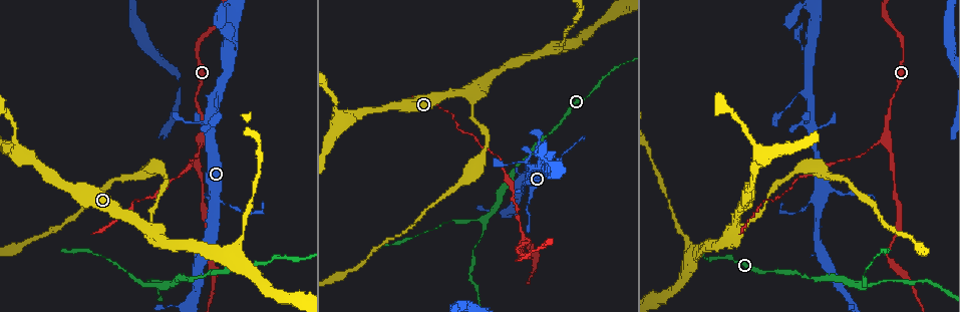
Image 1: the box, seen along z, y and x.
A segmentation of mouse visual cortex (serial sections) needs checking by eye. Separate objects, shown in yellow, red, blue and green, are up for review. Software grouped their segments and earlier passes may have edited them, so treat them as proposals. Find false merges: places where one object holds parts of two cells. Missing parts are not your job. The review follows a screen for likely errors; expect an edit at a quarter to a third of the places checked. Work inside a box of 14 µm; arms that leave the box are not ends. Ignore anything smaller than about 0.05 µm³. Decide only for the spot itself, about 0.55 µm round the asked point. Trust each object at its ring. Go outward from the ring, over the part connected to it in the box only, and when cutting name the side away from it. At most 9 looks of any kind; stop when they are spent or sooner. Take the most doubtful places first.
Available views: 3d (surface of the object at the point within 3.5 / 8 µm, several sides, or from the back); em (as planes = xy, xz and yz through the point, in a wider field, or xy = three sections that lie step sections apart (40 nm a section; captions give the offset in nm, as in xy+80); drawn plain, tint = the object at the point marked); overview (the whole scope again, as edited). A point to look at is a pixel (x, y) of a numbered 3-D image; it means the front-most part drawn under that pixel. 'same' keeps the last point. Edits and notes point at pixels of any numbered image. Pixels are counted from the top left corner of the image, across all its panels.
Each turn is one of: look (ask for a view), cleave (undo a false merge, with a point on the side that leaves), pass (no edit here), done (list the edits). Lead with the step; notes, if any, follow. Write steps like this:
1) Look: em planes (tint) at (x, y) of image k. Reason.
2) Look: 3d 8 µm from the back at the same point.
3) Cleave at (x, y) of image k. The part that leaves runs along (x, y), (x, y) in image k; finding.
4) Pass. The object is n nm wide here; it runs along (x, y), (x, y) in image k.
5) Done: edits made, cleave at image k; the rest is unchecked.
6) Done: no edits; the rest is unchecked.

Look: 3d 3.5 µm at (864, 280) of image 1. Sudden change in width.

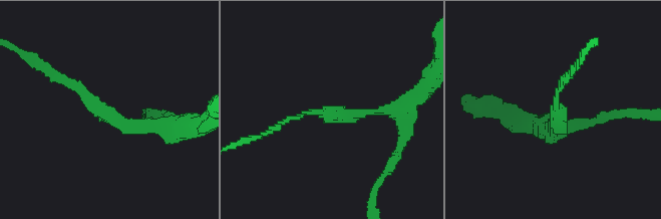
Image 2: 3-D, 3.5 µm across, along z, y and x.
Look: em xy step 5 (tint) at (322, 112) of image 2. The arms are 100, 150 nm wide.

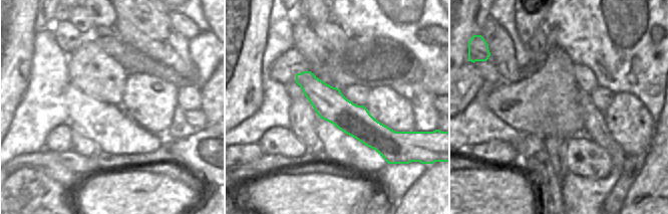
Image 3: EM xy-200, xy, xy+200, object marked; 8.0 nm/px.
Pass. It runs along (298, 76), (338, 111), (394, 141) in image 3; continuous, no second cell.

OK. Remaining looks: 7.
Look: 3d 3.5 µm at (474, 101) of image 1. Three arms meet.

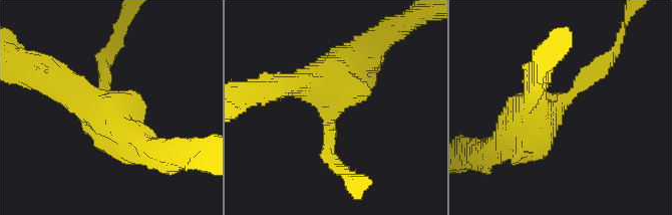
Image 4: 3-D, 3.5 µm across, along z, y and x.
Look: em planes (tint) at (336, 107) of image 4. Shape alone is not enough.

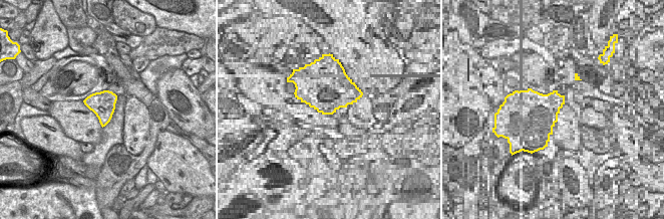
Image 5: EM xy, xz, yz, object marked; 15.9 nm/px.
Pass. It runs along (274, 87), (332, 89), (329, 139) in image 4; one cell here.

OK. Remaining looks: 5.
Look: 3d 8 µm from the back at (556, 46) of image 1.

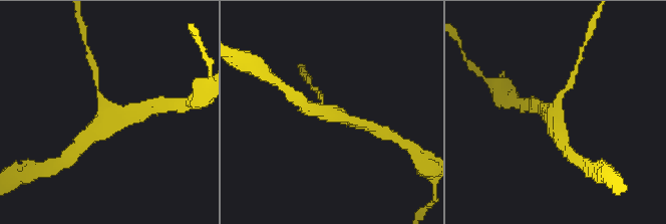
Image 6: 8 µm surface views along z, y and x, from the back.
Look: em xy step 5 (tint) at (103, 114) of image 6.

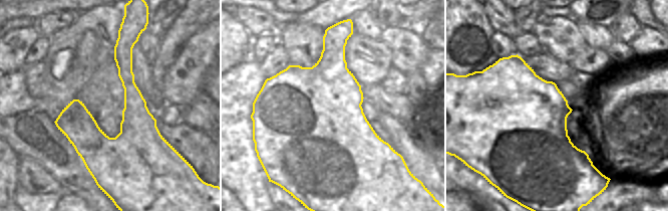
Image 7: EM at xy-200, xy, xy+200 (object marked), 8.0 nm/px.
Pass. The object is 900 nm wide here; it runs along (58, 124), (94, 144), (160, 139) in image 7; one cell here.

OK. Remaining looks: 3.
Look: 3d 3.5 µm at (882, 138) of image 1. Narrows sharply.

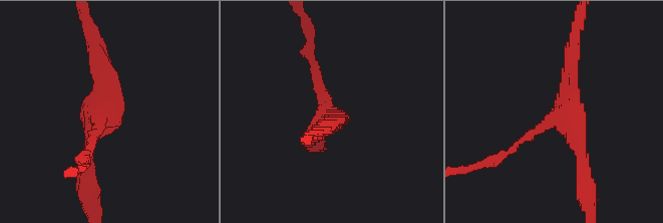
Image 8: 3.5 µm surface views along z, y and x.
Look: em xy step 5 (tint) at (327, 116) of image 8. 3 arms meet here; the arms are 150, 200, 250 nm wide.

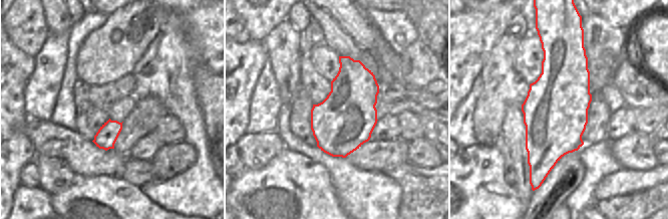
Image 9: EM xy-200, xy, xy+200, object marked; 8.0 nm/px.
Pass. It runs along (573, 49), (562, 114), (583, 173) in image 8; continuous, no second cell.

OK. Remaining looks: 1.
Done: no edits; the rest is unchecked.

